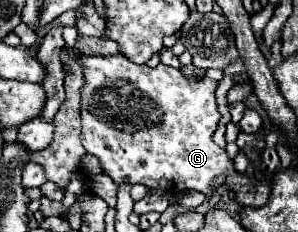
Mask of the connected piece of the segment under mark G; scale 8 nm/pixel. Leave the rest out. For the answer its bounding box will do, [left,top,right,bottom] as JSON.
[81,56,269,208]

